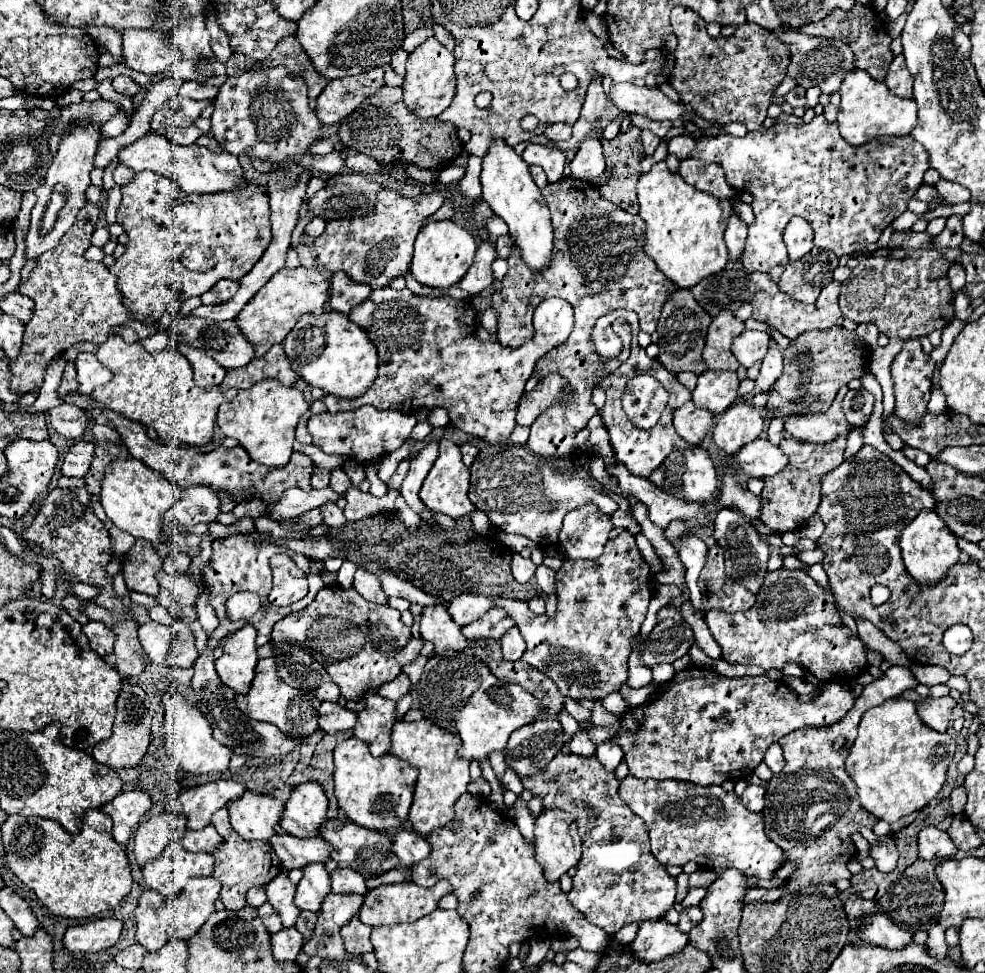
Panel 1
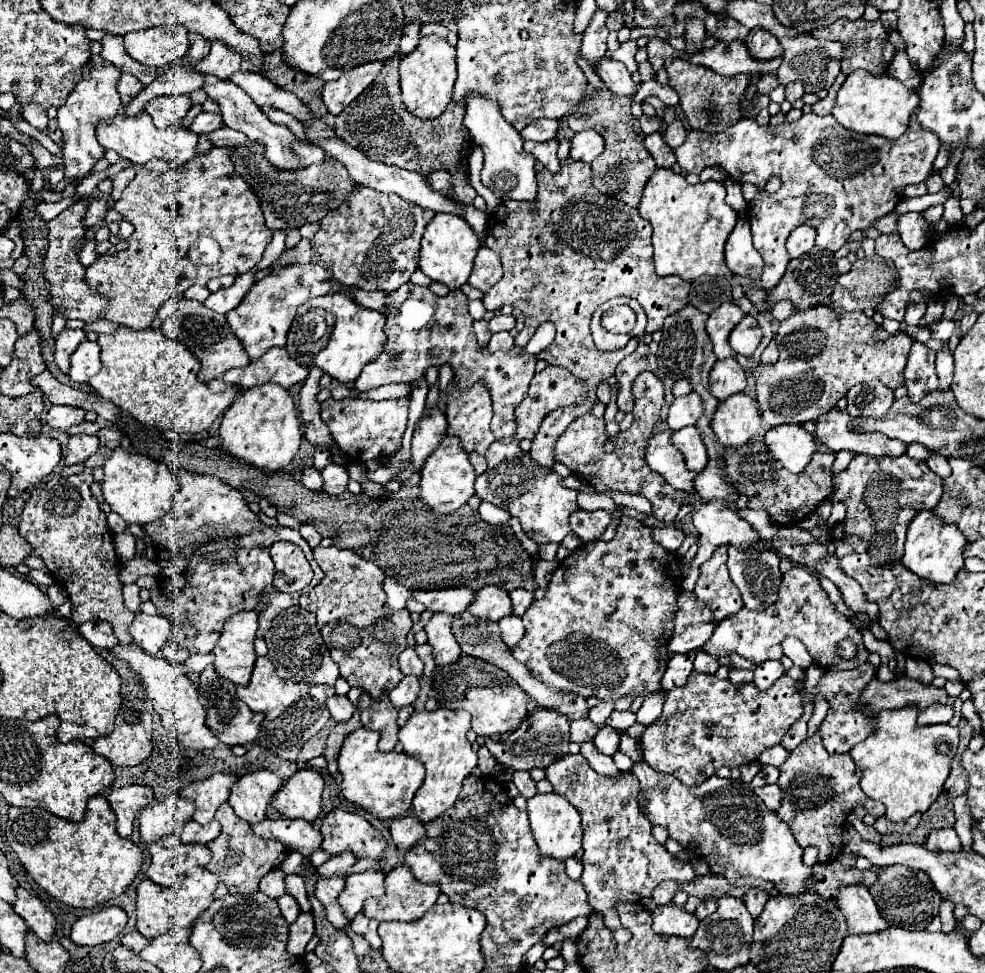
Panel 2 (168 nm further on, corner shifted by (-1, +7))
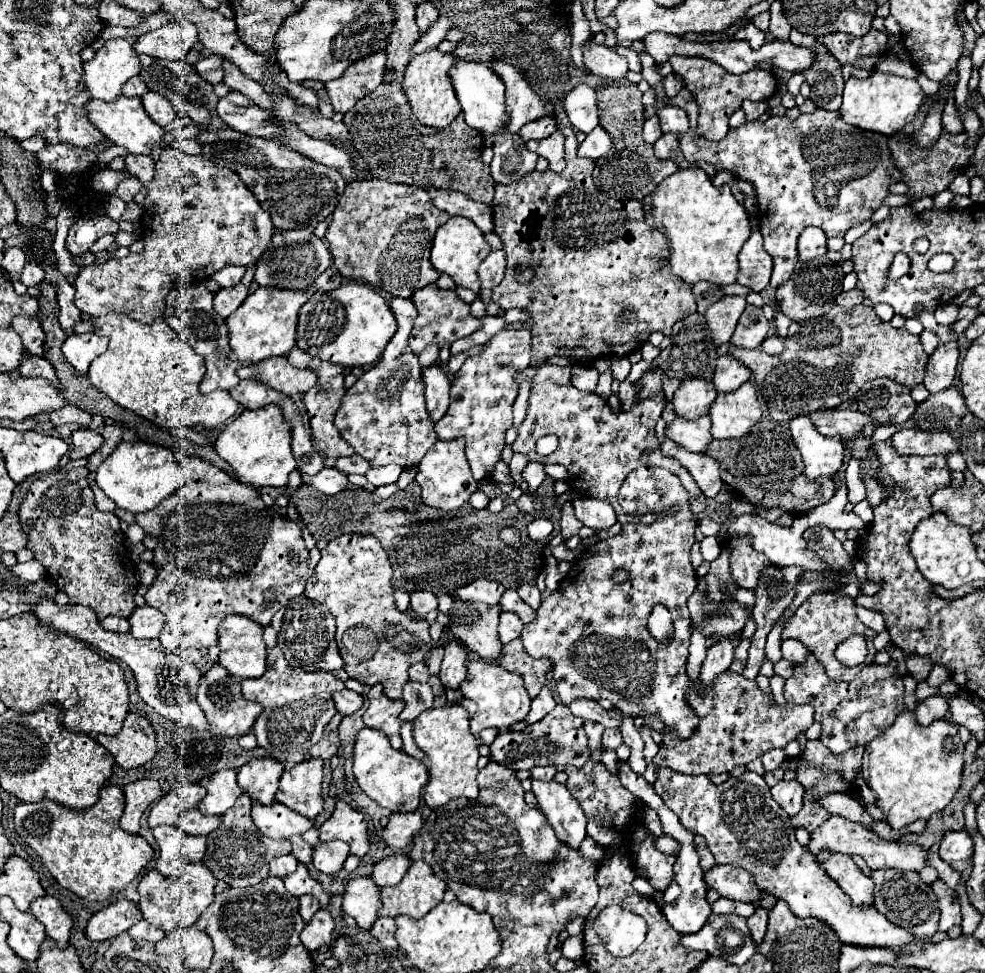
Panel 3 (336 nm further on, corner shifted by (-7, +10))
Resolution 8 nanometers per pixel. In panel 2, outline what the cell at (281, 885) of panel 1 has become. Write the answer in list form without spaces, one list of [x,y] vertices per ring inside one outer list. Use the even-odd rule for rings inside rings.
[[[286,875],[286,893],[290,893],[300,903],[302,911],[312,909],[306,887],[304,887],[304,879],[300,875]]]

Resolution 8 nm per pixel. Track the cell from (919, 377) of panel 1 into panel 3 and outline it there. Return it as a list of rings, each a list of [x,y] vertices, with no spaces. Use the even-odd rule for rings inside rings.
[[[942,344],[934,350],[934,354],[928,356],[926,370],[924,370],[924,386],[930,394],[938,394],[946,390],[946,386],[952,386],[956,376],[956,364],[958,364],[958,344]]]

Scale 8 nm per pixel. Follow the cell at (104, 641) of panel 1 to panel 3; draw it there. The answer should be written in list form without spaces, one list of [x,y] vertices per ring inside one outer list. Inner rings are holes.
[[[108,616],[104,620],[100,620],[100,626],[108,632],[128,632],[128,620],[126,618],[118,618],[118,616]]]

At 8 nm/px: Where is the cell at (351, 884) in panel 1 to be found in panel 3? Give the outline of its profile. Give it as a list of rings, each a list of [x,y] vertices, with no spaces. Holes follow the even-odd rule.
[[[334,840],[334,842],[318,844],[314,848],[312,862],[316,870],[324,874],[338,874],[344,868],[344,862],[348,856],[350,856],[350,846],[346,846],[346,842],[342,840]]]

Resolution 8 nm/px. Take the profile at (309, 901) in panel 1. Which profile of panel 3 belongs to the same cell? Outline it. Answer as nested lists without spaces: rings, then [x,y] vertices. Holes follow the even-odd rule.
[[[352,878],[344,884],[342,892],[342,912],[352,916],[358,928],[368,930],[378,916],[380,890],[370,882],[370,878]]]

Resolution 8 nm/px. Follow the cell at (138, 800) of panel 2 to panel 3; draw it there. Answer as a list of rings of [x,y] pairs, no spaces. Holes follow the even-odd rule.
[[[138,780],[132,784],[126,784],[124,788],[124,814],[120,818],[120,828],[138,834],[138,822],[144,814],[144,810],[160,798],[160,786],[156,780]]]

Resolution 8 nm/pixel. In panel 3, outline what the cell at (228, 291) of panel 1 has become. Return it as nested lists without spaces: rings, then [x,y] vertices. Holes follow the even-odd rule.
[[[224,266],[218,274],[214,274],[212,278],[222,286],[222,288],[230,288],[236,286],[244,276],[244,268],[242,266]]]

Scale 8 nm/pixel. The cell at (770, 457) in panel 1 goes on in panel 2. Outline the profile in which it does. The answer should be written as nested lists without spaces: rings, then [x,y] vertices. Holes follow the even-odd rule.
[[[778,425],[770,429],[764,437],[770,455],[780,461],[790,473],[800,473],[806,469],[812,453],[816,453],[814,435],[806,433],[802,425]]]

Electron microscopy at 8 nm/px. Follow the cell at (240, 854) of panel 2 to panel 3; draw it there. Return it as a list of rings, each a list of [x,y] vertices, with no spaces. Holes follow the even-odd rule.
[[[242,794],[236,800],[236,804],[222,814],[222,824],[218,826],[218,830],[214,830],[214,834],[206,836],[208,850],[202,858],[202,862],[214,872],[214,876],[218,880],[228,882],[232,888],[246,888],[246,886],[262,882],[264,878],[268,878],[270,860],[290,854],[290,850],[292,850],[288,840],[262,838],[262,834],[258,834],[258,828],[252,822],[250,808],[252,808],[252,800],[246,794]]]

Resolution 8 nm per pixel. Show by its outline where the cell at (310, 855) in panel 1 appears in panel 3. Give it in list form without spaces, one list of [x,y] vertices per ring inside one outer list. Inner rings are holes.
[[[252,802],[252,820],[258,830],[268,838],[292,838],[302,836],[304,832],[314,828],[314,822],[302,814],[296,814],[288,806],[274,802],[272,806],[260,806]]]

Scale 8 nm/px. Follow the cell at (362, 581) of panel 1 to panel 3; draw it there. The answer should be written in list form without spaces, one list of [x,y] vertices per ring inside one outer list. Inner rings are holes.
[[[410,592],[410,606],[420,616],[426,616],[438,606],[438,598],[432,592]]]

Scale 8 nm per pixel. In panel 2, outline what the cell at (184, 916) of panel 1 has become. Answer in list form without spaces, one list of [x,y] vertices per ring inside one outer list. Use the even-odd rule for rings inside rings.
[[[200,869],[194,875],[194,887],[160,887],[156,883],[152,883],[150,879],[142,879],[136,887],[136,913],[138,913],[138,931],[144,937],[158,937],[162,933],[166,933],[170,927],[190,927],[194,923],[194,919],[210,907],[210,903],[214,901],[212,893],[216,889],[216,883],[220,879],[206,871]]]

